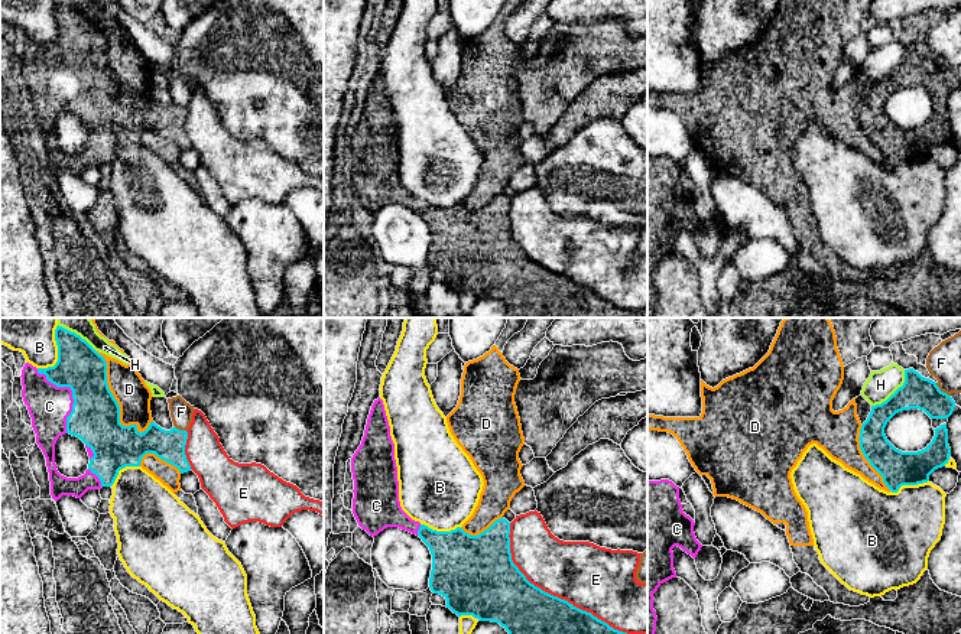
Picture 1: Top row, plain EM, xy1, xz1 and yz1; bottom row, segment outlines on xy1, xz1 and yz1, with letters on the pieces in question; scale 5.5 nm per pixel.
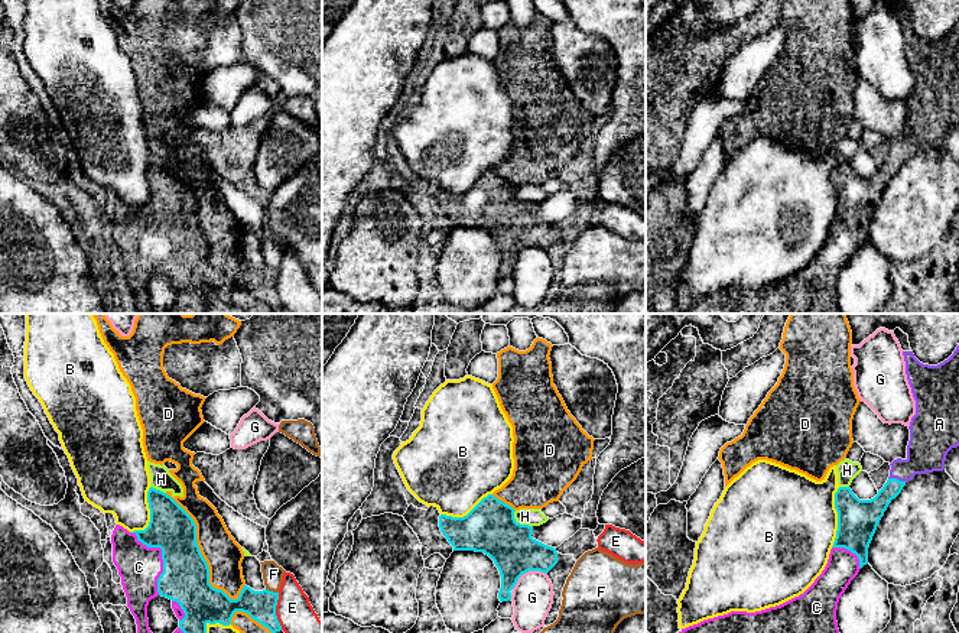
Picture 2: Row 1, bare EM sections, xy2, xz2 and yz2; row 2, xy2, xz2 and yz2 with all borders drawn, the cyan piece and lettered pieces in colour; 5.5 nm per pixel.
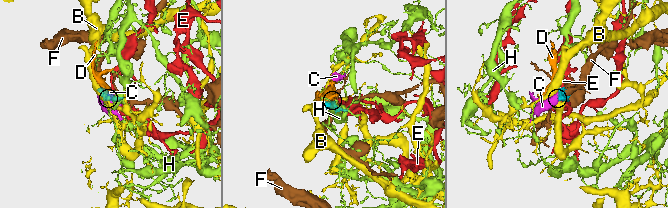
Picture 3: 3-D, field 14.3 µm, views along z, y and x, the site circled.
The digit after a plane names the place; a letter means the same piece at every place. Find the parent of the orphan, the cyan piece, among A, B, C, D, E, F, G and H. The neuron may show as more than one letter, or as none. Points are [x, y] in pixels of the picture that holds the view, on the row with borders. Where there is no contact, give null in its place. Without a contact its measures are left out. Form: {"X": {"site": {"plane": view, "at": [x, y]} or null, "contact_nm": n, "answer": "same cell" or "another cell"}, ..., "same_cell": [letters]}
{"A": {"site": {"plane": "yz2", "at": [896, 479]}, "contact_nm": 110, "answer": "same cell"}, "B": {"site": {"plane": "yz2", "at": [838, 518]}, "contact_nm": 340, "answer": "another cell"}, "C": {"site": {"plane": "xy1", "at": [72, 393]}, "contact_nm": 400, "answer": "same cell"}, "D": {"site": {"plane": "xy2", "at": [200, 551]}, "contact_nm": 700, "answer": "another cell"}, "E": {"site": {"plane": "xz1", "at": [549, 594]}, "contact_nm": 900, "answer": "another cell"}, "F": {"site": {"plane": "yz1", "at": [942, 392]}, "contact_nm": 120, "answer": "another cell"}, "G": {"site": {"plane": "xz2", "at": [527, 571]}, "contact_nm": 220, "answer": "another cell"}, "H": {"site": {"plane": "yz1", "at": [895, 392]}, "contact_nm": 280, "answer": "another cell"}, "same_cell": ["A", "C"]}

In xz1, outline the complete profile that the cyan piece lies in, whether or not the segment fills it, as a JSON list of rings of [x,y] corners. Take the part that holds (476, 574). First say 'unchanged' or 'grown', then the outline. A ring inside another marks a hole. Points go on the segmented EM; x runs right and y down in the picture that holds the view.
grown; [[[380,397],[371,406],[361,445],[351,458],[351,472],[353,514],[358,526],[373,537],[387,527],[419,536],[432,555],[429,588],[442,595],[445,607],[458,617],[473,615],[480,621],[499,622],[509,634],[627,634],[530,583],[512,560],[510,523],[506,518],[496,520],[477,536],[465,533],[462,527],[436,531],[412,520],[400,507],[395,443]]]

